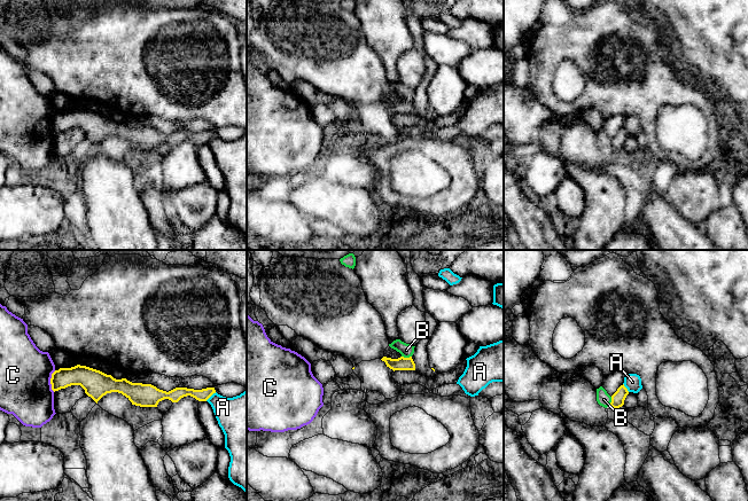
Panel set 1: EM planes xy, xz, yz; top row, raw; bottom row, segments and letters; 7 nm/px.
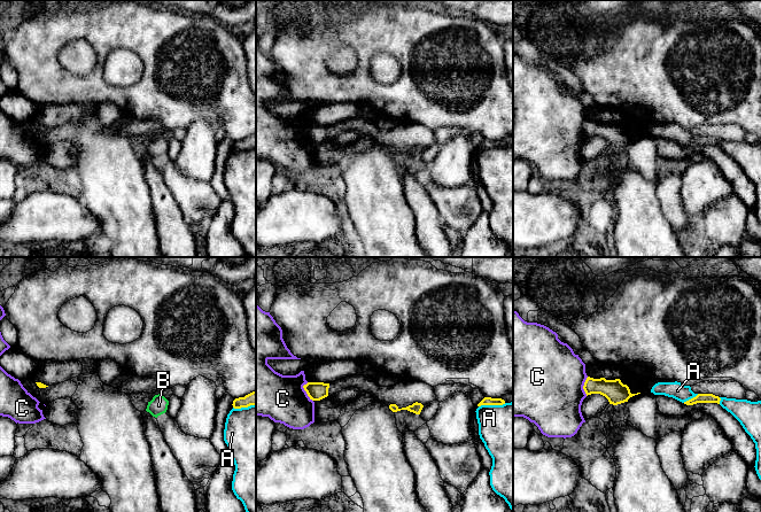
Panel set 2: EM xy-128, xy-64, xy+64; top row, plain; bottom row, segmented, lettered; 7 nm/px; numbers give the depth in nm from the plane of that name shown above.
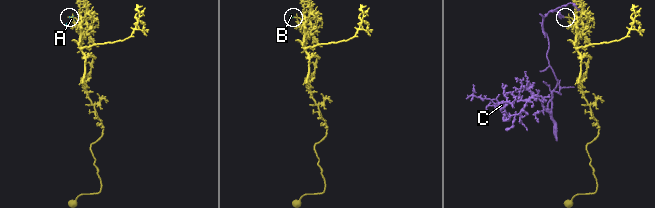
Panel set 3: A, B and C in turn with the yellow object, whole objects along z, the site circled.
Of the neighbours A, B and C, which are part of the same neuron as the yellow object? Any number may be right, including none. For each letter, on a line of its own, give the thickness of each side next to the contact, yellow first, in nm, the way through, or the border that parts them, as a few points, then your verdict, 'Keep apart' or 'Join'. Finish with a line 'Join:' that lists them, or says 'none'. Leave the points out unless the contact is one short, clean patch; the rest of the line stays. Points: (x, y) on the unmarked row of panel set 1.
A: Thickness 90 nm (yellow) against 280 nm. Keep apart
B: Thickness 100 nm (yellow) against 100 nm. Boundary: xz (402, 99), (411, 100). Keep apart
C: Thickness 150 nm (yellow) against 360 nm. Boundary: xy (55, 114), (51, 120), (51, 132), (53, 134). Keep apart
Join: none

